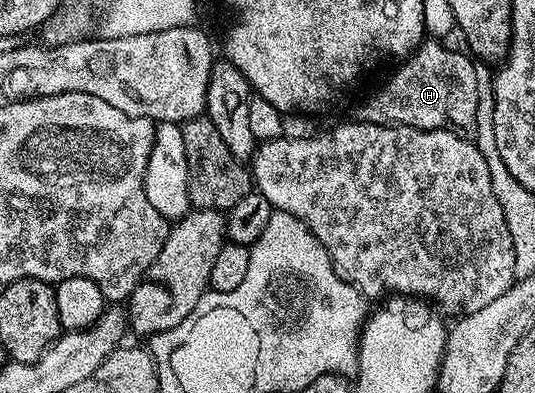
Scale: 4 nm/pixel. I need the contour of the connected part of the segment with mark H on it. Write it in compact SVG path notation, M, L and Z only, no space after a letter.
M425 40L398 66L401 67L386 80L385 87L366 100L360 114L364 121L380 126L414 126L420 130L475 130L478 67L468 53L447 48L441 40Z

